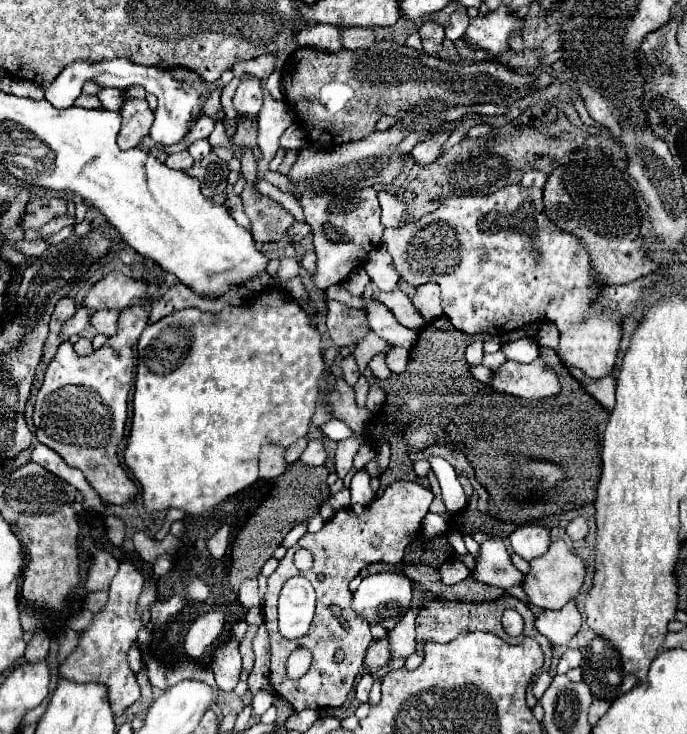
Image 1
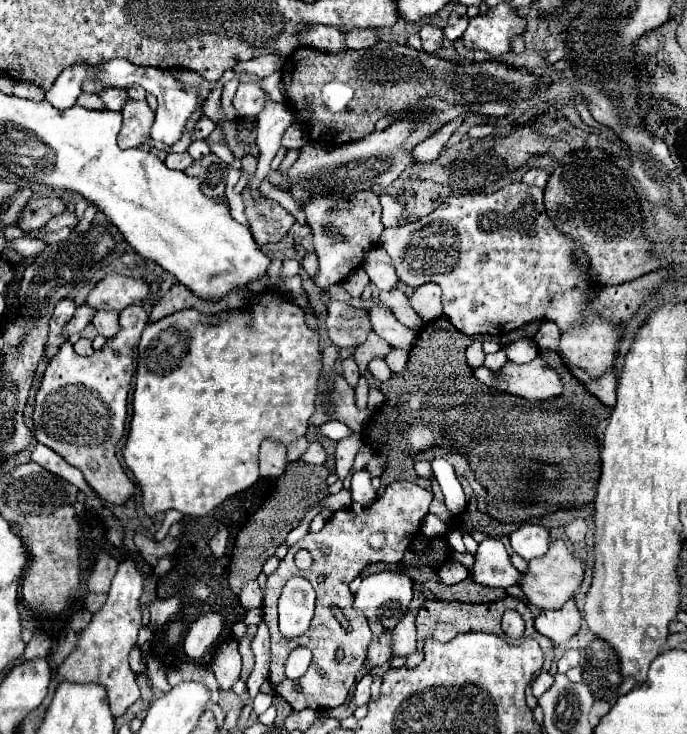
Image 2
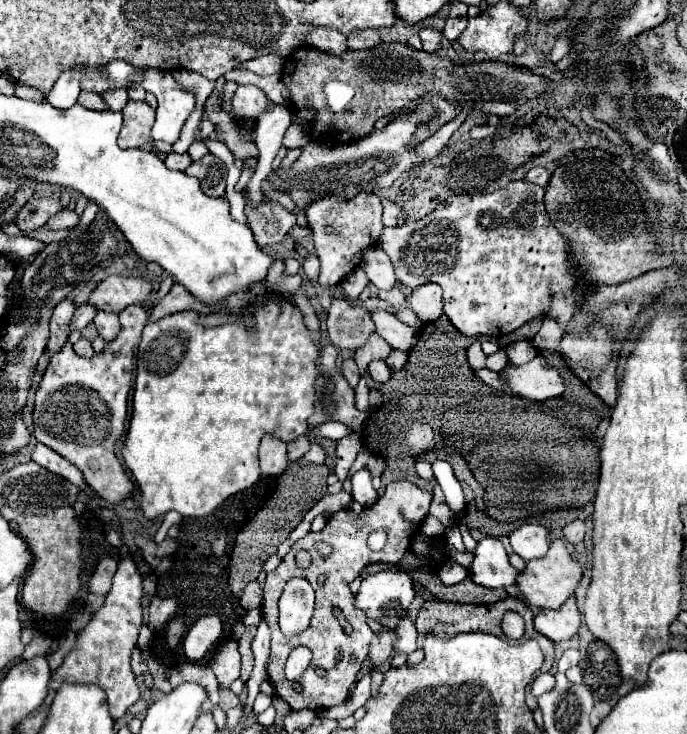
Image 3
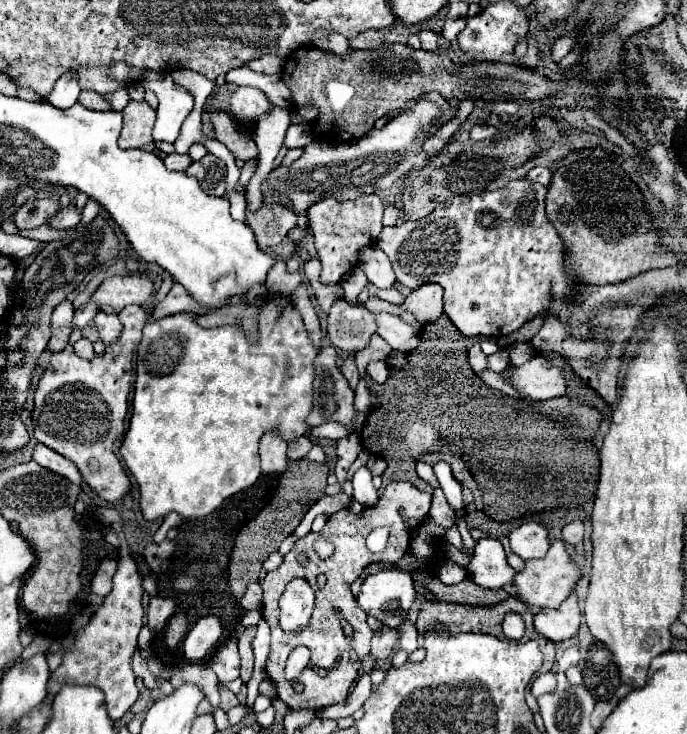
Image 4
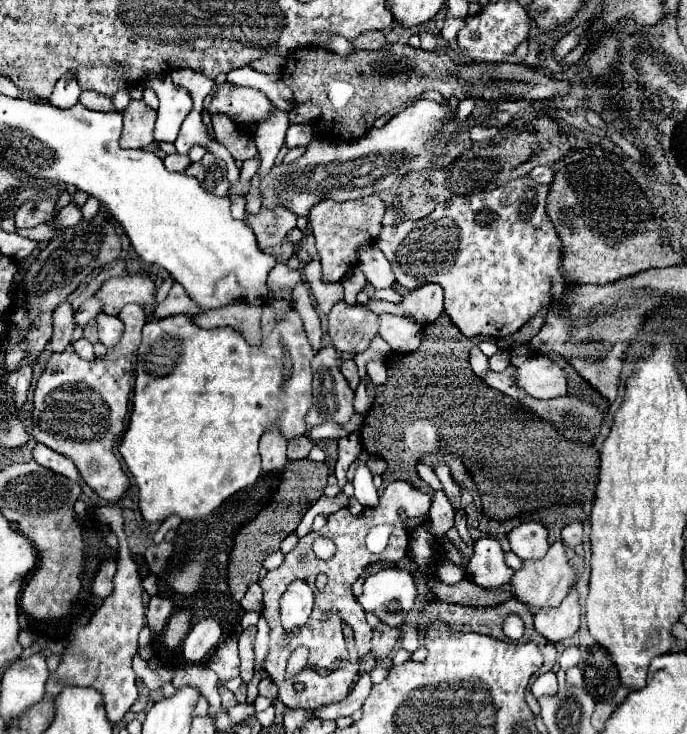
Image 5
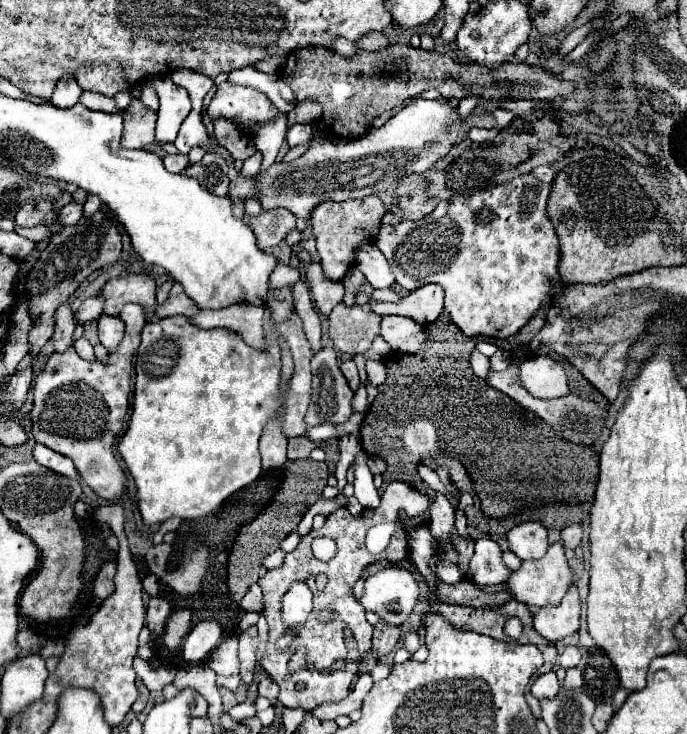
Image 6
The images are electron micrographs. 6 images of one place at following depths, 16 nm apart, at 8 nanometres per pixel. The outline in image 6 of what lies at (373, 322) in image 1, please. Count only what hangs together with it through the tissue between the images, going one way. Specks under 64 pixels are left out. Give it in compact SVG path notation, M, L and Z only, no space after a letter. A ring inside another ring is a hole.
M382 316L380 336L392 346L394 352L418 352L426 340L424 326L404 316Z

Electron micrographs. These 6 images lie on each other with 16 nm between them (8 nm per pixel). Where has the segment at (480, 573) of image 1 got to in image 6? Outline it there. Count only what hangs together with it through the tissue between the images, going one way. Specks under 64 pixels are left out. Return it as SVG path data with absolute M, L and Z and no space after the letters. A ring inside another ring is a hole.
M480 538L468 566L468 578L480 586L502 586L512 570L502 560L502 548L492 538Z

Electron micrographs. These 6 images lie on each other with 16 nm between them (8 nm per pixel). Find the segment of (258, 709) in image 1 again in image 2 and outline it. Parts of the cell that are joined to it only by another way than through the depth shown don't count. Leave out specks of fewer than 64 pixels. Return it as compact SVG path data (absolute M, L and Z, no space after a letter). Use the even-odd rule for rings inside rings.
M258 692L256 694L256 698L254 698L254 702L252 702L252 708L254 708L254 714L262 714L262 712L266 712L270 706L272 706L272 700L274 700L274 696L272 694L266 694L266 692Z

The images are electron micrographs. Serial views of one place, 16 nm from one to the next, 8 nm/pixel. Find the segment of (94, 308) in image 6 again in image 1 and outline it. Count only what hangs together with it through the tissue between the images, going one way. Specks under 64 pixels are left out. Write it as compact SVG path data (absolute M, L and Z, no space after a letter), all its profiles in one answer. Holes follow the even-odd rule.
M78 308L76 314L62 324L62 330L60 330L60 334L58 334L60 340L70 340L70 336L80 334L80 332L86 328L90 316L92 316L92 310L88 310L88 308Z

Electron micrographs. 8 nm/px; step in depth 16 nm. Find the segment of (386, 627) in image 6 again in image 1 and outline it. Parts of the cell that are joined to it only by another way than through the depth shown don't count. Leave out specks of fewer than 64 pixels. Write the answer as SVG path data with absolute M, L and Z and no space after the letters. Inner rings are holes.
M380 638L374 644L370 644L370 648L366 650L364 656L364 668L368 674L376 674L382 666L386 666L390 660L390 652L388 652L388 640Z

